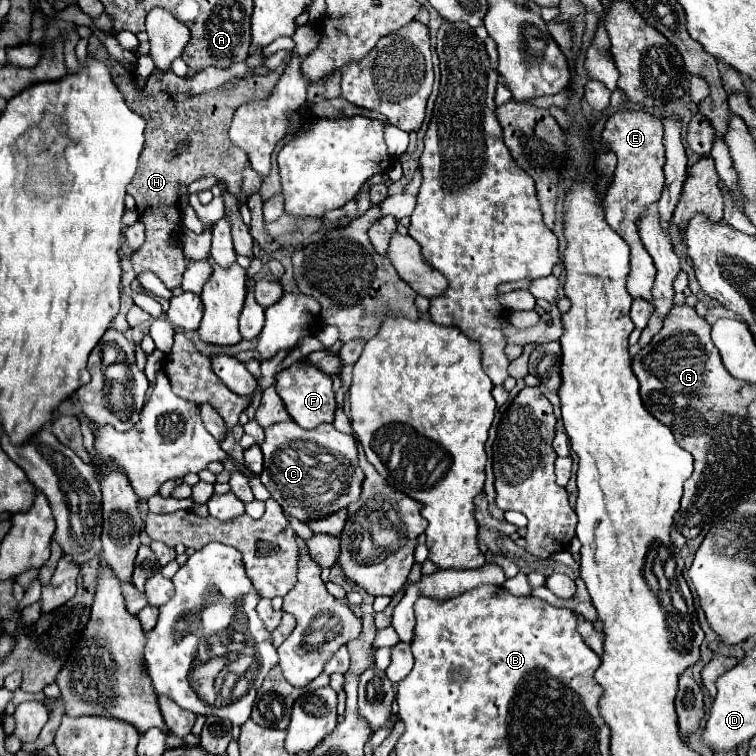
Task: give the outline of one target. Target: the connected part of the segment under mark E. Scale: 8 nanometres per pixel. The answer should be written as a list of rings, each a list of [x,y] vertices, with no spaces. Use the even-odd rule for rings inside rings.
[[[638,109],[638,111],[618,111],[610,115],[606,121],[606,127],[602,131],[604,141],[610,145],[612,153],[618,157],[618,165],[614,171],[614,179],[606,191],[604,207],[606,207],[606,221],[626,243],[630,245],[630,273],[628,273],[628,289],[632,297],[642,297],[652,301],[650,287],[654,283],[656,267],[652,263],[652,257],[642,245],[636,221],[646,213],[646,207],[652,203],[658,203],[662,197],[662,191],[666,187],[664,183],[664,143],[662,143],[664,125],[658,117]]]

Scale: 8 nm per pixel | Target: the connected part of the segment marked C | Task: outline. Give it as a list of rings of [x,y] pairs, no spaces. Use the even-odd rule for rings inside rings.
[[[294,421],[276,423],[274,427],[266,429],[262,453],[262,485],[270,491],[272,499],[282,505],[282,509],[302,523],[340,511],[360,495],[364,473],[358,467],[356,441],[354,437],[336,431],[332,423],[322,423],[310,431],[302,429]]]

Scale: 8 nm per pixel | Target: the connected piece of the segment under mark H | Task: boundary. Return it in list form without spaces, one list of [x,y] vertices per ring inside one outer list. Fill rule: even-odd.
[[[96,33],[90,35],[88,39],[88,55],[92,59],[102,61],[104,65],[110,65],[110,75],[114,83],[118,85],[118,91],[122,91],[124,101],[132,111],[136,111],[140,117],[146,121],[146,131],[144,131],[144,149],[138,159],[138,171],[128,183],[128,193],[136,199],[136,211],[140,215],[140,221],[146,225],[146,241],[142,247],[138,247],[132,255],[132,265],[136,275],[144,271],[152,271],[158,275],[158,279],[168,287],[180,287],[182,273],[184,273],[184,255],[182,251],[174,245],[174,235],[180,229],[180,211],[178,211],[178,183],[190,185],[192,181],[204,177],[204,175],[214,175],[218,179],[224,179],[228,185],[228,191],[238,197],[240,183],[242,183],[242,167],[246,163],[246,153],[240,151],[228,137],[228,129],[234,117],[234,111],[250,103],[254,99],[264,99],[268,93],[272,93],[274,85],[280,79],[282,69],[290,63],[290,53],[282,61],[282,65],[272,71],[270,75],[248,75],[244,77],[234,89],[222,91],[214,89],[212,93],[202,93],[202,95],[170,95],[170,93],[156,93],[156,95],[144,95],[142,89],[136,89],[132,83],[132,73],[120,65],[116,59],[112,59],[98,39]],[[188,139],[190,147],[174,157],[174,149],[180,141]]]

